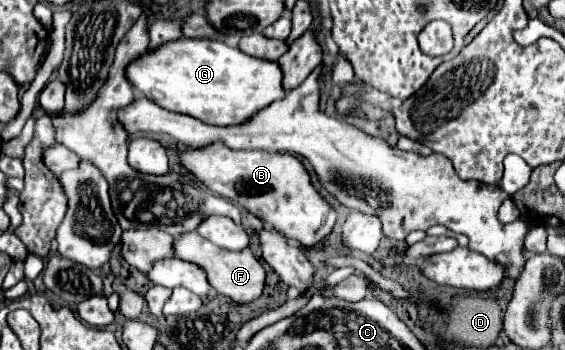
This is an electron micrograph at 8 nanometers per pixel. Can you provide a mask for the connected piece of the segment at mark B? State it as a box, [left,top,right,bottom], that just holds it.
[179,142,337,246]

